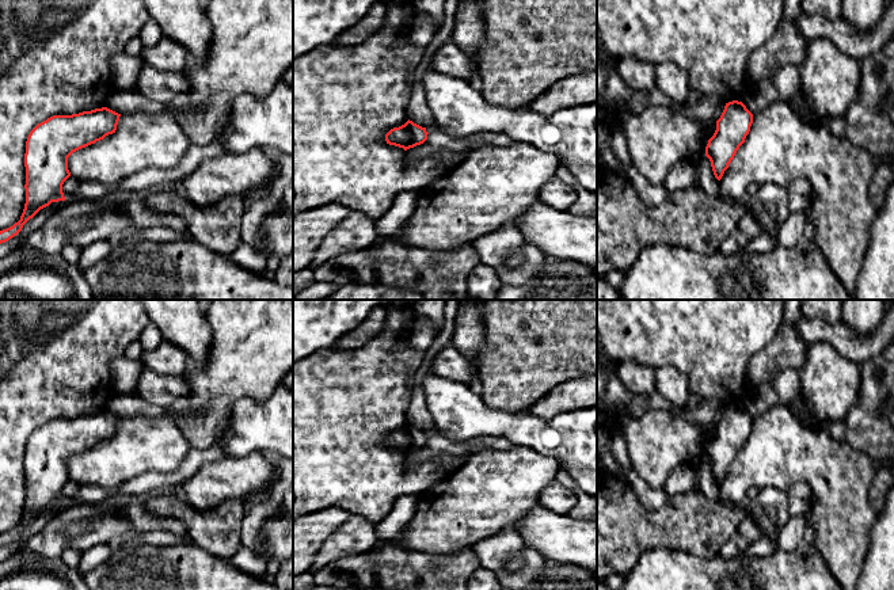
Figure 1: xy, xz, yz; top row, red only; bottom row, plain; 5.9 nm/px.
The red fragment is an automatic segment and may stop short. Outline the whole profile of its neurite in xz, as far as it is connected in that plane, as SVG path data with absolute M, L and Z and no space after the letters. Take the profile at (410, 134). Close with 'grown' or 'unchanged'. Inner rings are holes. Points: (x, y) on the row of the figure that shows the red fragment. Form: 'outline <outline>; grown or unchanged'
outline M408 119L404 125L391 129L385 134L385 141L389 145L407 151L423 144L427 140L427 134L426 127L422 127Z; unchanged

